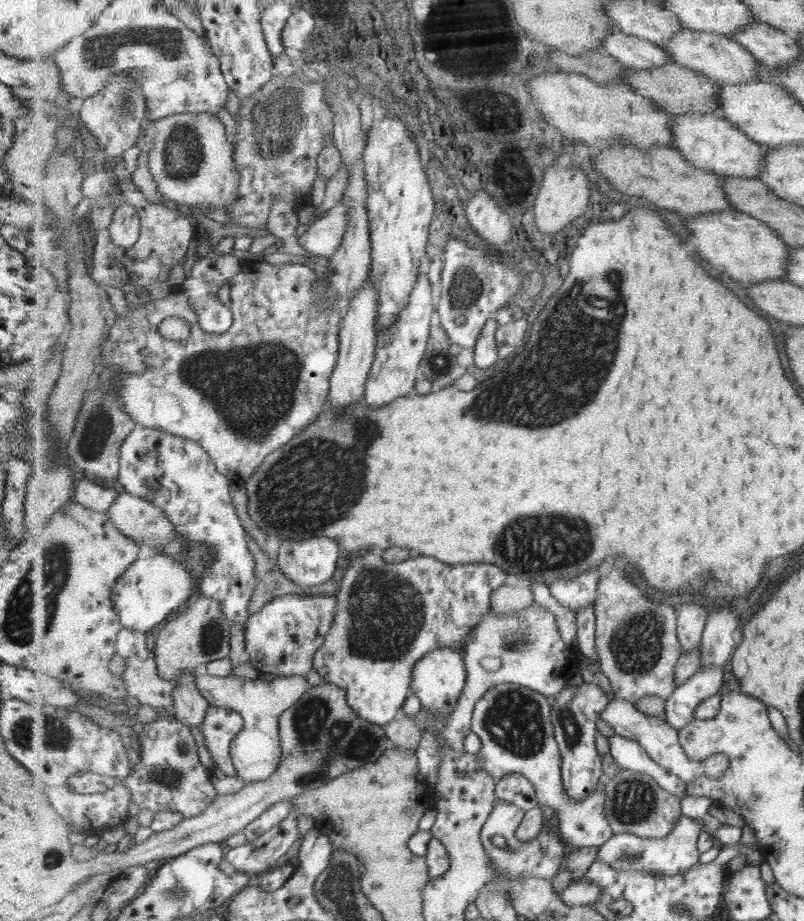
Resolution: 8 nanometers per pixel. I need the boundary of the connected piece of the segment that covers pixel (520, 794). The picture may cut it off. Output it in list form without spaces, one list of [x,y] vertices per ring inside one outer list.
[[[508,774],[498,779],[496,798],[517,805],[524,812],[540,806],[536,788],[523,774]]]

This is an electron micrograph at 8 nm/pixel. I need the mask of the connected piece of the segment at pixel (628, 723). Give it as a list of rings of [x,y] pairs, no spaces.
[[[625,699],[615,700],[609,708],[604,710],[600,718],[614,729],[615,734],[640,742],[641,746],[644,746],[645,750],[661,766],[664,766],[670,773],[680,776],[686,783],[700,779],[703,775],[711,779],[717,779],[723,776],[730,767],[731,759],[724,754],[714,754],[711,756],[711,760],[693,760],[680,743],[680,731],[678,729],[671,726],[666,718],[648,715],[640,711],[634,702]]]

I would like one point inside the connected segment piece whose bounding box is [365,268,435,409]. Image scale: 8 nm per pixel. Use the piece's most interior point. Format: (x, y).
(400, 350)

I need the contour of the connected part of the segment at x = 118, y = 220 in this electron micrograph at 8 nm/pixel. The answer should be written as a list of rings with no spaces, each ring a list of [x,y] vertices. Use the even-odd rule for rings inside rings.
[[[123,204],[117,208],[112,225],[109,225],[108,229],[113,242],[124,249],[129,249],[141,240],[141,226],[142,214],[139,210],[133,205]]]

